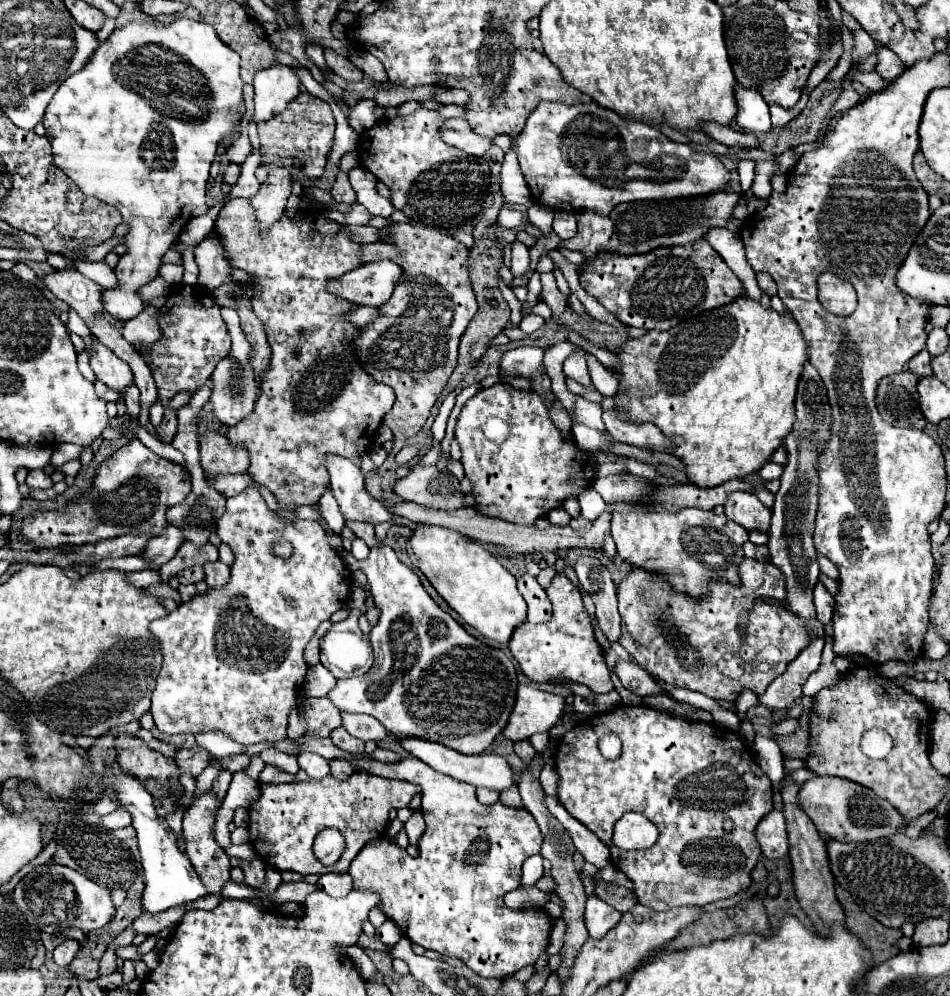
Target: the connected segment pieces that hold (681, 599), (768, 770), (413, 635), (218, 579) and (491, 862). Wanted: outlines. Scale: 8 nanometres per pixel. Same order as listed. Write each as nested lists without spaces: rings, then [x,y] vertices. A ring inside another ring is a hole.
[[[744,558],[744,562],[740,564],[740,576],[742,582],[738,586],[712,582],[710,598],[698,602],[684,594],[674,592],[664,578],[656,574],[646,574],[640,568],[632,568],[628,578],[622,580],[618,586],[618,610],[622,616],[622,636],[618,642],[634,656],[638,664],[644,662],[642,666],[652,676],[668,684],[702,692],[714,700],[730,704],[736,702],[736,698],[744,690],[752,690],[758,696],[764,694],[768,684],[780,674],[784,674],[786,666],[804,650],[804,646],[808,646],[810,636],[806,634],[802,620],[796,618],[788,608],[784,608],[782,604],[768,604],[768,600],[784,602],[786,596],[784,574],[772,562],[758,562],[752,558]],[[744,610],[748,612],[750,618],[746,638],[738,634],[738,616]]]
[[[760,734],[755,736],[754,743],[751,747],[752,754],[758,762],[758,766],[764,770],[764,774],[772,780],[773,785],[773,807],[779,811],[783,810],[783,800],[781,793],[776,790],[776,784],[784,778],[784,766],[782,766],[782,754],[780,748],[774,740],[764,737]]]
[[[382,544],[374,548],[366,560],[355,560],[350,552],[342,556],[350,572],[362,570],[368,576],[370,594],[380,608],[380,620],[370,632],[374,666],[360,678],[338,680],[336,688],[328,694],[334,706],[342,712],[360,712],[378,718],[396,738],[428,738],[460,754],[482,754],[502,732],[514,708],[518,688],[514,662],[500,648],[492,648],[470,636],[448,612],[444,612],[424,590],[420,578],[398,560],[390,546]]]
[[[220,560],[216,562],[208,562],[202,566],[204,568],[204,580],[208,584],[208,588],[220,588],[220,586],[226,586],[228,584],[228,578],[230,578],[230,568],[226,564],[222,564]]]
[[[300,736],[298,738],[298,744],[300,744],[300,752],[314,752],[314,754],[320,754],[322,758],[326,760],[334,760],[334,758],[340,758],[340,760],[346,760],[354,766],[354,770],[362,770],[362,772],[370,772],[370,774],[376,774],[376,776],[382,776],[382,778],[400,778],[400,780],[408,780],[408,782],[414,782],[414,784],[420,784],[422,786],[422,799],[421,799],[421,811],[426,822],[426,830],[424,834],[420,836],[418,840],[418,850],[420,854],[417,857],[411,857],[407,854],[405,849],[399,847],[396,843],[390,842],[386,838],[376,838],[376,842],[370,842],[350,864],[350,876],[354,880],[354,888],[358,890],[372,890],[376,894],[380,894],[380,904],[384,908],[384,912],[388,914],[390,920],[396,922],[396,926],[404,932],[404,936],[408,936],[412,942],[424,946],[426,950],[434,950],[438,952],[440,956],[450,956],[450,958],[458,958],[462,960],[468,968],[472,968],[474,972],[478,972],[480,976],[484,978],[504,978],[504,974],[514,974],[518,972],[520,968],[528,966],[528,964],[536,964],[540,952],[544,952],[548,948],[548,938],[550,938],[550,916],[544,912],[544,910],[510,910],[504,906],[502,898],[506,892],[510,890],[516,890],[520,886],[520,872],[522,872],[522,862],[528,858],[528,856],[534,856],[534,854],[540,854],[540,846],[542,846],[542,834],[540,834],[540,828],[536,824],[536,820],[532,818],[532,814],[524,808],[510,808],[510,806],[504,806],[502,802],[494,804],[494,806],[484,806],[478,802],[476,798],[476,788],[472,784],[464,784],[464,782],[458,782],[458,780],[452,780],[452,776],[446,776],[446,774],[440,774],[438,770],[432,770],[428,764],[424,764],[422,760],[418,758],[406,758],[406,760],[400,760],[400,762],[392,762],[392,764],[384,764],[384,762],[378,762],[378,760],[370,760],[370,758],[352,758],[350,754],[342,752],[340,748],[336,748],[332,744],[330,738],[312,738],[312,736]]]

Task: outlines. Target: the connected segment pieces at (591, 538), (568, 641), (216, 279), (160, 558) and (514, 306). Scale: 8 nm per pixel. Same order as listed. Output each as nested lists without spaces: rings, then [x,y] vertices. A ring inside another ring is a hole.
[[[400,502],[396,506],[392,506],[392,514],[400,514],[406,516],[412,522],[428,522],[428,524],[436,524],[436,526],[444,526],[444,528],[452,528],[472,540],[478,542],[488,542],[488,544],[496,544],[502,546],[506,550],[510,550],[512,554],[532,554],[532,552],[558,552],[558,550],[566,550],[566,548],[590,548],[590,550],[602,550],[604,546],[604,538],[610,534],[610,520],[612,520],[612,510],[608,510],[608,504],[602,512],[602,516],[598,516],[598,520],[594,520],[592,528],[588,528],[586,532],[578,532],[574,528],[567,526],[550,526],[548,530],[536,530],[534,526],[520,526],[520,524],[512,524],[506,520],[498,520],[498,518],[486,518],[480,516],[474,508],[460,508],[460,510],[436,510],[436,508],[424,508],[420,504],[412,504],[412,502]]]
[[[556,574],[546,594],[554,606],[550,622],[518,626],[508,644],[522,672],[538,684],[544,684],[552,678],[564,678],[570,682],[584,684],[596,694],[610,692],[614,688],[612,678],[606,668],[602,648],[594,638],[590,616],[584,610],[580,590],[566,578],[566,574]]]
[[[210,236],[204,238],[194,250],[194,258],[200,268],[198,286],[212,292],[214,288],[218,288],[222,284],[234,282],[230,278],[232,266],[228,262],[228,256],[224,254],[224,248],[220,246],[218,238],[210,238]]]
[[[168,524],[166,532],[162,536],[152,538],[152,542],[148,542],[148,546],[144,548],[144,554],[140,554],[140,556],[152,564],[152,570],[158,570],[162,564],[166,564],[168,560],[174,558],[176,550],[182,542],[184,542],[184,538],[182,538],[180,528],[174,524]]]
[[[498,276],[498,284],[504,299],[506,300],[510,310],[510,321],[513,324],[513,327],[518,327],[522,319],[522,302],[520,302],[514,295],[511,288],[507,287],[503,279]]]

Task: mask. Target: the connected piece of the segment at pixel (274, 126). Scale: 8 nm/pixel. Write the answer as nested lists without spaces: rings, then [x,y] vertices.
[[[302,92],[296,100],[292,100],[288,104],[288,108],[280,114],[276,114],[276,118],[270,118],[266,122],[262,122],[258,126],[258,136],[260,136],[260,154],[266,156],[262,158],[264,164],[278,164],[284,158],[298,158],[306,176],[316,180],[324,174],[324,166],[326,166],[326,156],[332,150],[334,144],[334,116],[332,116],[332,108],[330,104],[326,104],[324,100]]]

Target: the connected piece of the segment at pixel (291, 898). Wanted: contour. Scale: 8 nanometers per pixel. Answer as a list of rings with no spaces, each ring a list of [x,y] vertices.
[[[304,881],[282,883],[274,892],[274,898],[278,903],[295,902],[302,904],[306,897],[317,889],[316,884],[308,884]]]

